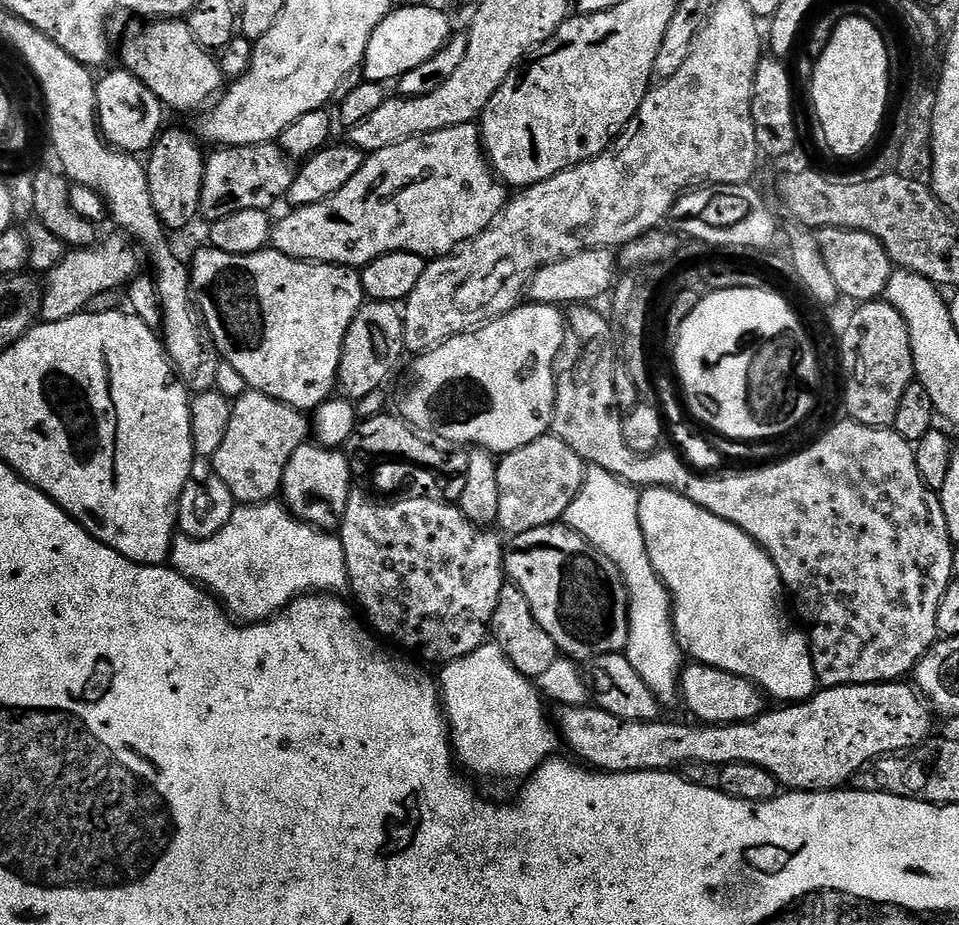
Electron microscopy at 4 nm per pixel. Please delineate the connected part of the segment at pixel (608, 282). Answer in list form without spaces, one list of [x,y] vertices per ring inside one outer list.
[[[585,248],[582,252],[575,252],[572,256],[563,256],[560,260],[555,260],[549,264],[542,265],[532,280],[528,283],[526,296],[533,304],[555,304],[557,306],[588,306],[599,296],[607,297],[609,293],[616,287],[618,281],[618,256],[613,249],[610,248]]]

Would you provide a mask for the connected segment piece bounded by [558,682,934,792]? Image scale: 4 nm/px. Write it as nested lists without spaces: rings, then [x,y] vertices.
[[[889,682],[886,684],[851,684],[850,686],[838,686],[837,688],[824,688],[817,691],[816,695],[811,696],[809,700],[789,703],[787,706],[776,706],[776,709],[766,710],[758,718],[747,720],[741,724],[706,724],[701,726],[699,723],[692,724],[671,724],[667,718],[651,720],[650,722],[634,722],[633,720],[623,720],[606,710],[595,706],[564,706],[559,709],[560,724],[558,720],[558,732],[562,737],[563,743],[578,756],[585,765],[602,772],[670,772],[683,769],[683,764],[716,764],[723,766],[725,764],[737,764],[746,762],[752,766],[762,766],[779,782],[781,789],[791,790],[793,792],[830,792],[840,790],[845,787],[844,784],[859,768],[867,769],[869,765],[880,759],[881,756],[891,756],[901,752],[908,751],[909,748],[917,748],[925,740],[933,735],[932,716],[934,712],[926,703],[923,695],[911,683],[908,682]]]

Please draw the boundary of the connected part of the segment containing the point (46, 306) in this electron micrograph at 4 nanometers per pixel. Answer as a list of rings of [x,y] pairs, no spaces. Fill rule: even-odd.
[[[115,235],[109,240],[101,239],[90,248],[65,251],[62,262],[58,262],[58,266],[54,266],[54,270],[46,274],[48,288],[46,284],[43,289],[44,301],[40,303],[41,321],[62,322],[66,318],[76,316],[85,311],[90,298],[97,297],[102,291],[123,289],[128,281],[141,271],[140,260],[136,257],[137,249],[123,235]]]

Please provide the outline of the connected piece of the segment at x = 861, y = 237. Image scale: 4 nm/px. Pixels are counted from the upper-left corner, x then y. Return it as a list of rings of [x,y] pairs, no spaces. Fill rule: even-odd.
[[[822,228],[815,233],[815,237],[841,297],[849,296],[855,302],[867,302],[881,299],[887,293],[894,265],[874,234],[845,228]]]

